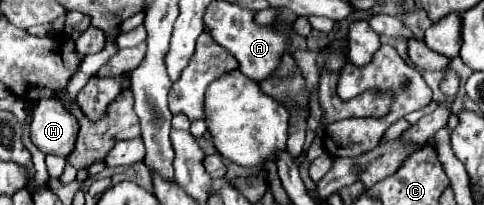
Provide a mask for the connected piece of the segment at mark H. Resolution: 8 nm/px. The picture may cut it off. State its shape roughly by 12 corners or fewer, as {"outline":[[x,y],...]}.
{"outline":[[58,99],[34,107],[30,139],[42,153],[66,157],[78,121]]}

